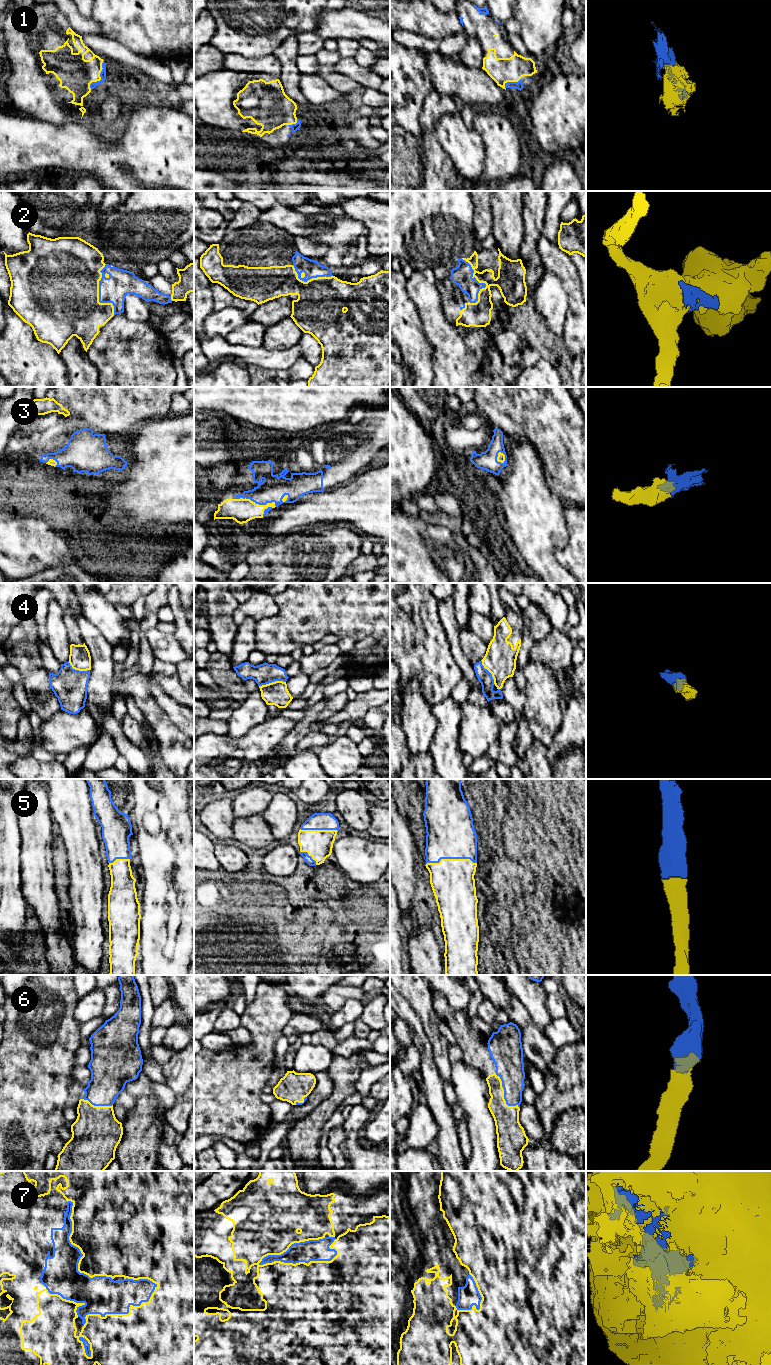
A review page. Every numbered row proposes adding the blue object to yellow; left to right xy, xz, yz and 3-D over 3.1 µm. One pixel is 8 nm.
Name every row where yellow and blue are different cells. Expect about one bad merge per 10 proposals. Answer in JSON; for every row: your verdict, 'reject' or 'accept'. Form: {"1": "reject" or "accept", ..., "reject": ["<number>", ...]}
{"1": "accept", "2": "accept", "3": "accept", "4": "accept", "5": "accept", "6": "accept", "7": "accept", "reject": []}

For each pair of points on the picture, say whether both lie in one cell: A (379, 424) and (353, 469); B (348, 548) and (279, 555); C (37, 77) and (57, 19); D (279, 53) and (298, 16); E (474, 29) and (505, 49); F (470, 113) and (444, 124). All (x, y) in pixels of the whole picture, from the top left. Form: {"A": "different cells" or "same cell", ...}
{"A": "same cell", "B": "same cell", "C": "same cell", "D": "different cells", "E": "same cell", "F": "different cells"}

